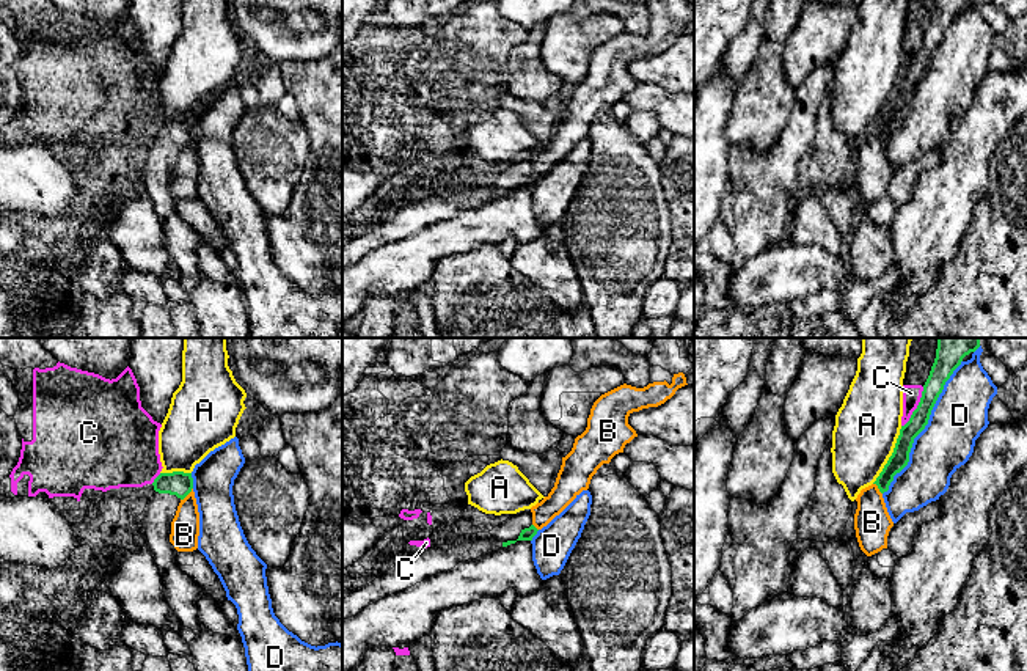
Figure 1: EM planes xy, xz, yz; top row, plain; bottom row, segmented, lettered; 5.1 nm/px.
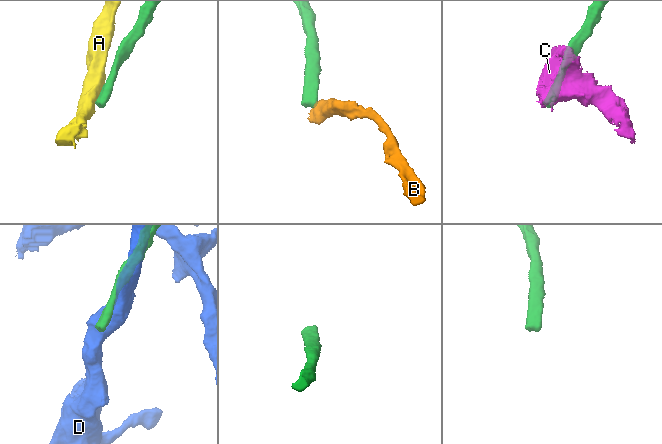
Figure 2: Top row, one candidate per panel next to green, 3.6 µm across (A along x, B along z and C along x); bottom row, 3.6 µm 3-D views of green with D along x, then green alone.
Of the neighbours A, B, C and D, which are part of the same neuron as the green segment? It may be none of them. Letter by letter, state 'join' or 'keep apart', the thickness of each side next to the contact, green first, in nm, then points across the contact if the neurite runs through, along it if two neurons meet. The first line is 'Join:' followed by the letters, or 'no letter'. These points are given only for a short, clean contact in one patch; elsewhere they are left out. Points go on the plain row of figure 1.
Join: no letter
A: keep apart; calibres 90 and 340 nm; border yz (902, 74), (892, 102), (872, 131)
B: keep apart; calibres 130 and 140 nm; border xy (192, 135), (181, 148)
C: keep apart; calibres 110 and 100 nm
D: keep apart; calibres 100 and 280 nm

